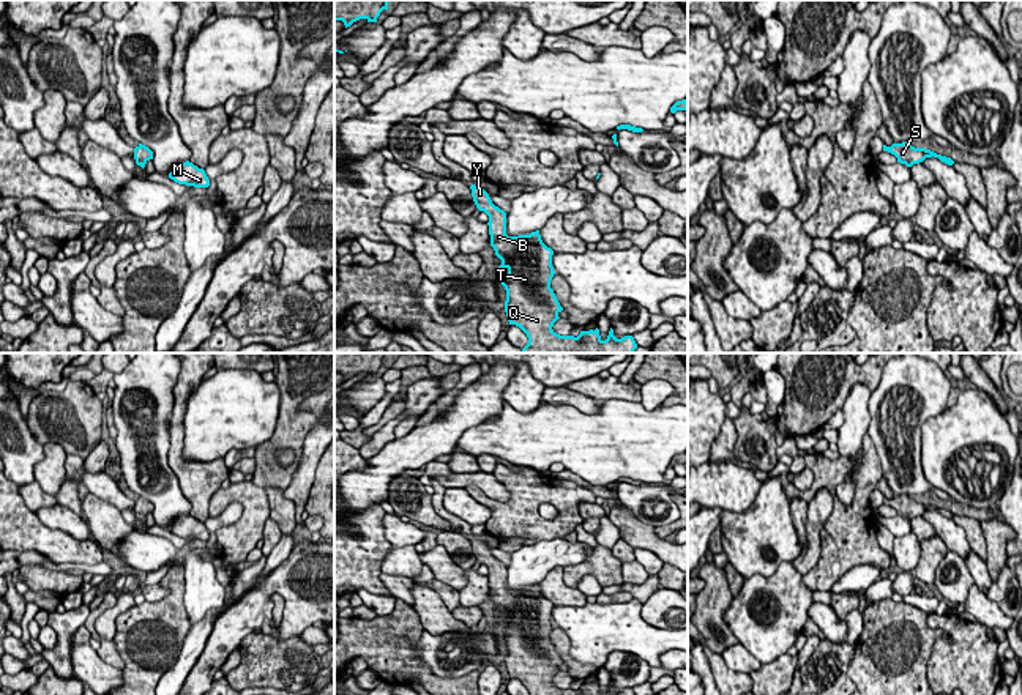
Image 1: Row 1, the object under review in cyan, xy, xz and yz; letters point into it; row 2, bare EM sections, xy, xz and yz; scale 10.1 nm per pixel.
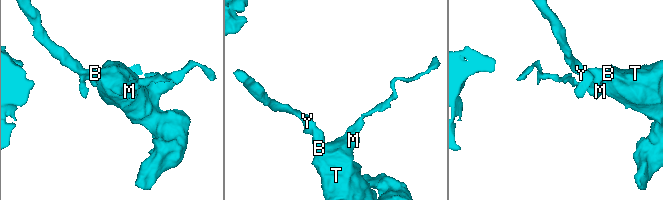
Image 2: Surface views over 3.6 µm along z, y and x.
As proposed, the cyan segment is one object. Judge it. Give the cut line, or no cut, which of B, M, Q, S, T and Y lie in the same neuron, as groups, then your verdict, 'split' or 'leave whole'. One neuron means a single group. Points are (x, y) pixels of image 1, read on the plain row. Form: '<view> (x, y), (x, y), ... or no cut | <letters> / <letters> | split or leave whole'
no cut | B M Q S T Y | leave whole

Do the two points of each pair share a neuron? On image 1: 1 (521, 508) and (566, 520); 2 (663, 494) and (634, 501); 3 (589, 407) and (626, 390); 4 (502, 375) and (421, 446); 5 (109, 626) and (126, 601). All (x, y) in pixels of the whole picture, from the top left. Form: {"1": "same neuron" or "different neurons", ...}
{"1": "same neuron", "2": "same neuron", "3": "different neurons", "4": "same neuron", "5": "same neuron"}

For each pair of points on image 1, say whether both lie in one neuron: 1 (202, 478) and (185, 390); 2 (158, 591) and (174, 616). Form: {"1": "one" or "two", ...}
{"1": "one", "2": "two"}

